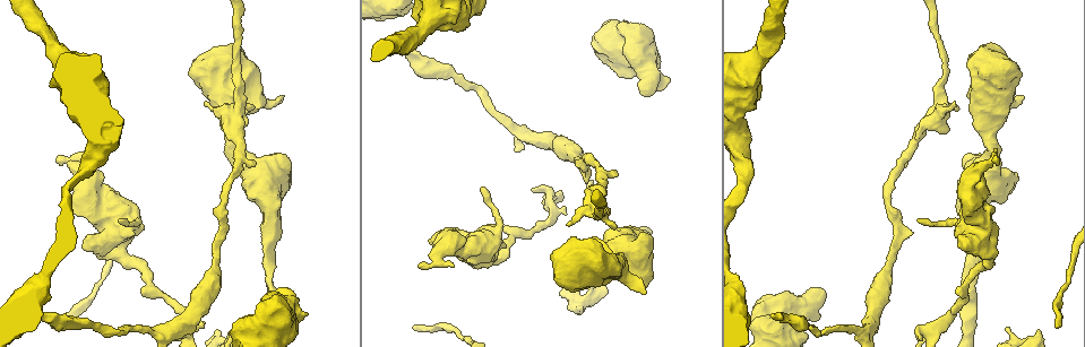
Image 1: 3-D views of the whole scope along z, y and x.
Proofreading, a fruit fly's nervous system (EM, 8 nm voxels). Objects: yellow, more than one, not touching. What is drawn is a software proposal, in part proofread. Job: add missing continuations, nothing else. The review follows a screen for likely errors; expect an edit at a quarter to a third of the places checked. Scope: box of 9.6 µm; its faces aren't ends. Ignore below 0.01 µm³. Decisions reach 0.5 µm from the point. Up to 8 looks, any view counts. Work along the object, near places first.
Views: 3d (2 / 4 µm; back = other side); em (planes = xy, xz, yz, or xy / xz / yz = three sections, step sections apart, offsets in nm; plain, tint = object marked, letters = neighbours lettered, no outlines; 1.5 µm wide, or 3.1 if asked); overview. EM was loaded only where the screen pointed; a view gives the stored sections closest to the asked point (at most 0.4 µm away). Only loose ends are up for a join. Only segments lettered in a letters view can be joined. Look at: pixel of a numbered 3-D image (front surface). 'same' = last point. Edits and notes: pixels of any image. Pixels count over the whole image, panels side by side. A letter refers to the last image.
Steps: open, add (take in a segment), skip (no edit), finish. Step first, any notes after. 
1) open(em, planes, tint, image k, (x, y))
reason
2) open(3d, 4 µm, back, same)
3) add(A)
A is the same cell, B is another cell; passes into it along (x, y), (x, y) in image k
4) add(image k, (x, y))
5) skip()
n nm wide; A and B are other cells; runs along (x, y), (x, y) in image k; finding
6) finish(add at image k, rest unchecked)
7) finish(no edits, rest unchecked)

open(em, planes, plain, image 1, (1007, 329))
branch stops here

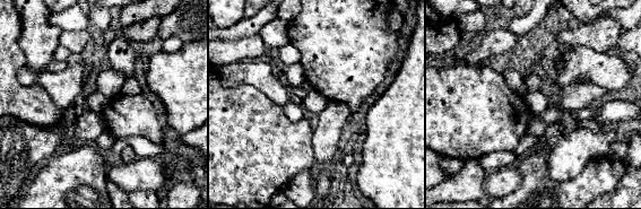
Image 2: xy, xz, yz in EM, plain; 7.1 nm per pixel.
open(em, planes, tint, same)

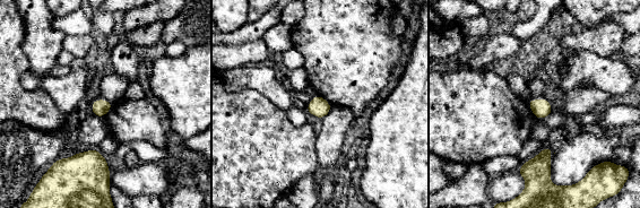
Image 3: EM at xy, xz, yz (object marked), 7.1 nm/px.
open(em, planes, letters, same)

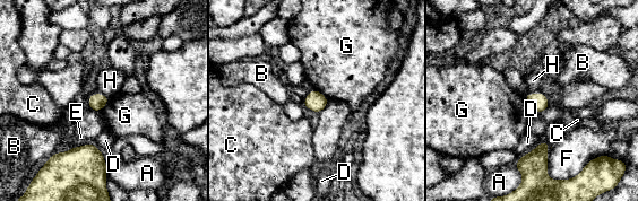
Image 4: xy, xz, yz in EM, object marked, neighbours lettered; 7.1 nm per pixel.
skip()
D touches over 190 nm; A, B, C, D, E, F, G and H are other cells; border along (524, 97), (533, 112) in image 4; none of them fits

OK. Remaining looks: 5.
open(3d, 4 µm, image 1, (1056, 326))
end of a long branch

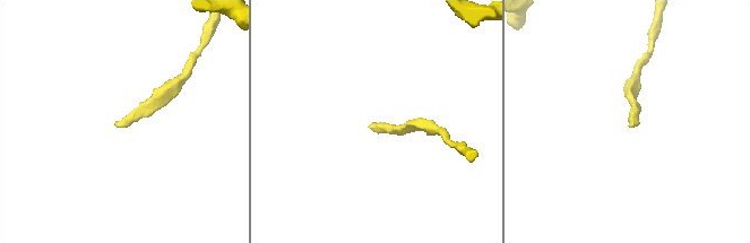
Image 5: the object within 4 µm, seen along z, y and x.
open(em, yz, step 8, plain, image 5, (118, 127))

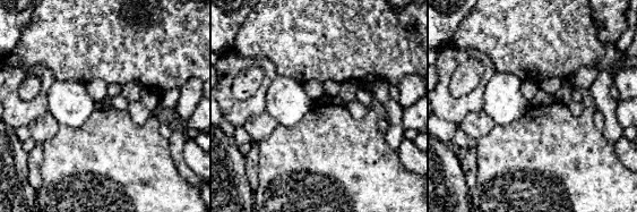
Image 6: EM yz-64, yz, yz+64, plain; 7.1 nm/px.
open(em, yz, step 8, letters, same)
what lies round it

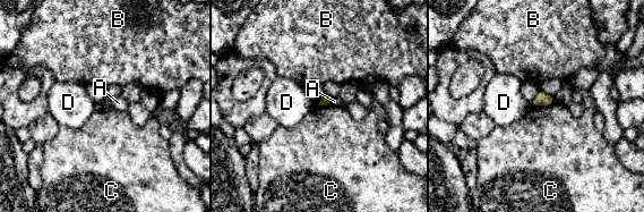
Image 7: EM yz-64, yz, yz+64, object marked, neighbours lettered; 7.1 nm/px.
skip()
A, B, C and D are other cells; border along (555, 101), (548, 104), (531, 104) in image 7; none of them fits

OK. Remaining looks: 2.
open(3d, 4 µm, image 1, (774, 316))

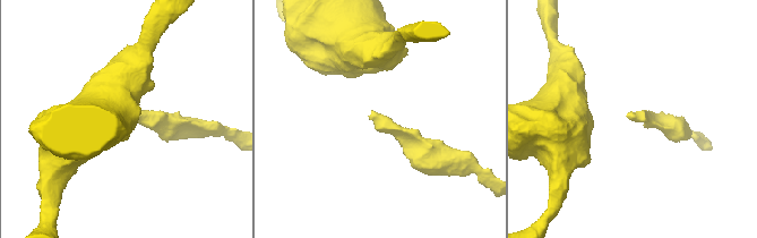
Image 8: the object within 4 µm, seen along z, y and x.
open(em, planes, letters, image 8, (632, 111))

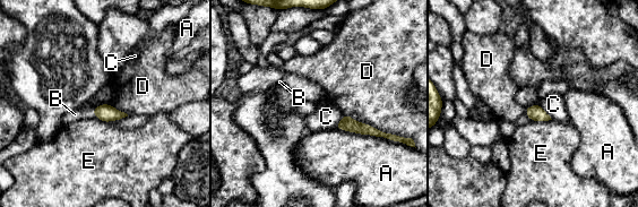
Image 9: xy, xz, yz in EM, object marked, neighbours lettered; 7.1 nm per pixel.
add(B)
A touches over 400 nm; B is the same cell, A, C, D and E are other cells; passes into it along (104, 112), (93, 111), (75, 114) in image 9; the neuron continues

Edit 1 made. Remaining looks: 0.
finish(add at image 9, rest unchecked)

